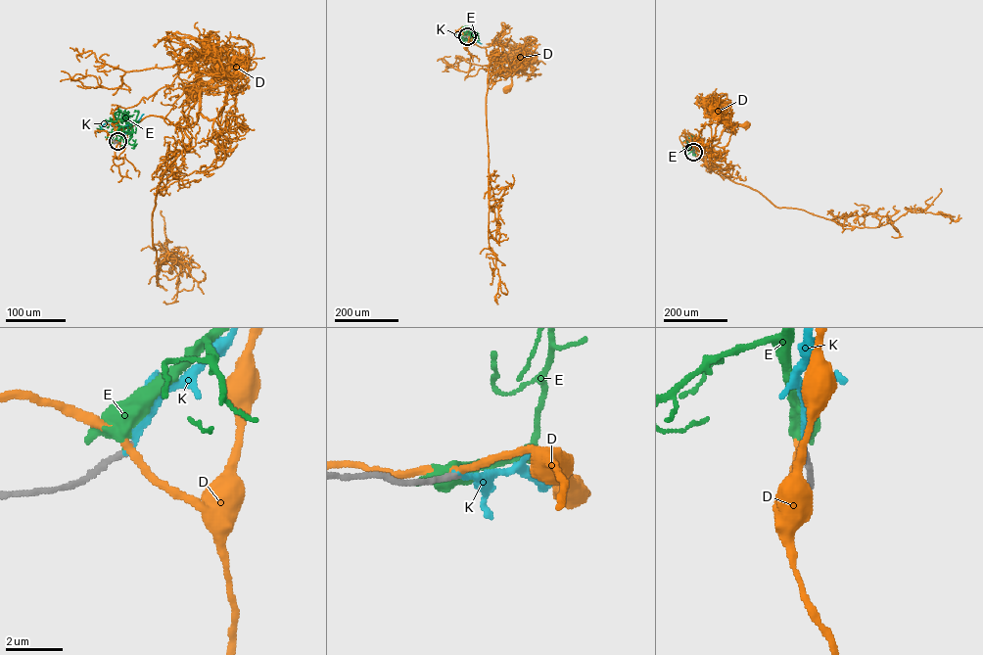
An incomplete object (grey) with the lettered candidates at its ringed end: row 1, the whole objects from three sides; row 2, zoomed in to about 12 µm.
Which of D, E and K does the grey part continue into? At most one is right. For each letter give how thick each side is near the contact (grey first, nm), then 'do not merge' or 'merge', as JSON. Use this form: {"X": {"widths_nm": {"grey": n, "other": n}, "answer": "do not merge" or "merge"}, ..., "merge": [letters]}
{"D": {"widths_nm": {"grey": 240, "other": 200}, "answer": "do not merge"}, "E": {"widths_nm": {"grey": 240, "other": 500}, "answer": "do not merge"}, "K": {"widths_nm": {"grey": 240, "other": 170}, "answer": "merge"}, "merge": ["K"]}

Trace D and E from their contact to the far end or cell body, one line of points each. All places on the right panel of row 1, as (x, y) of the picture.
D: (693, 152), (704, 138), (703, 151), (710, 154), (727, 125), (745, 125)
E: (693, 152), (689, 147), (694, 146), (697, 140), (688, 138), (687, 143)

